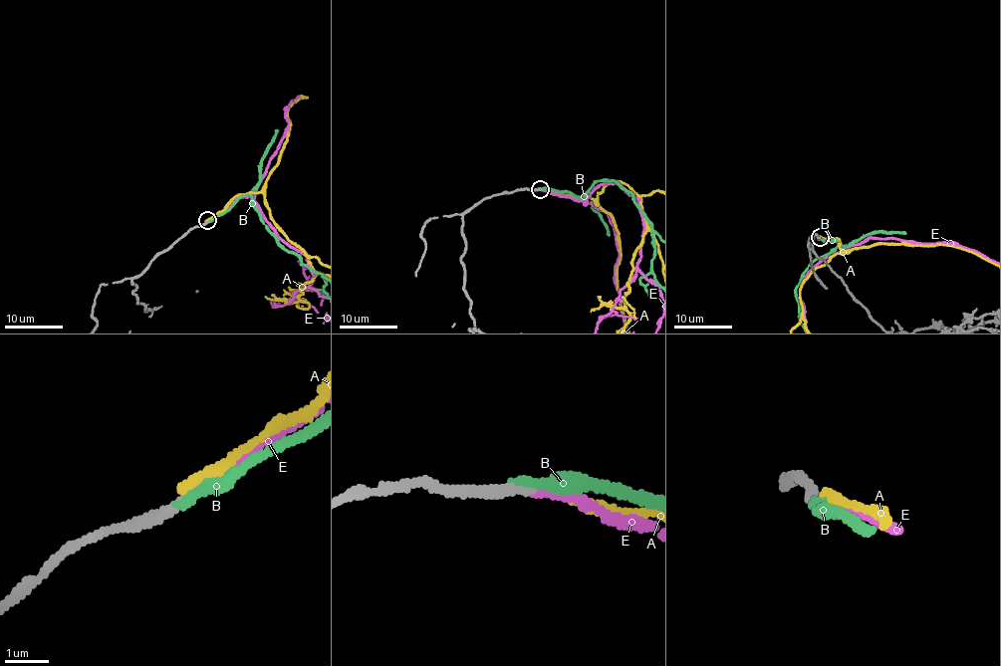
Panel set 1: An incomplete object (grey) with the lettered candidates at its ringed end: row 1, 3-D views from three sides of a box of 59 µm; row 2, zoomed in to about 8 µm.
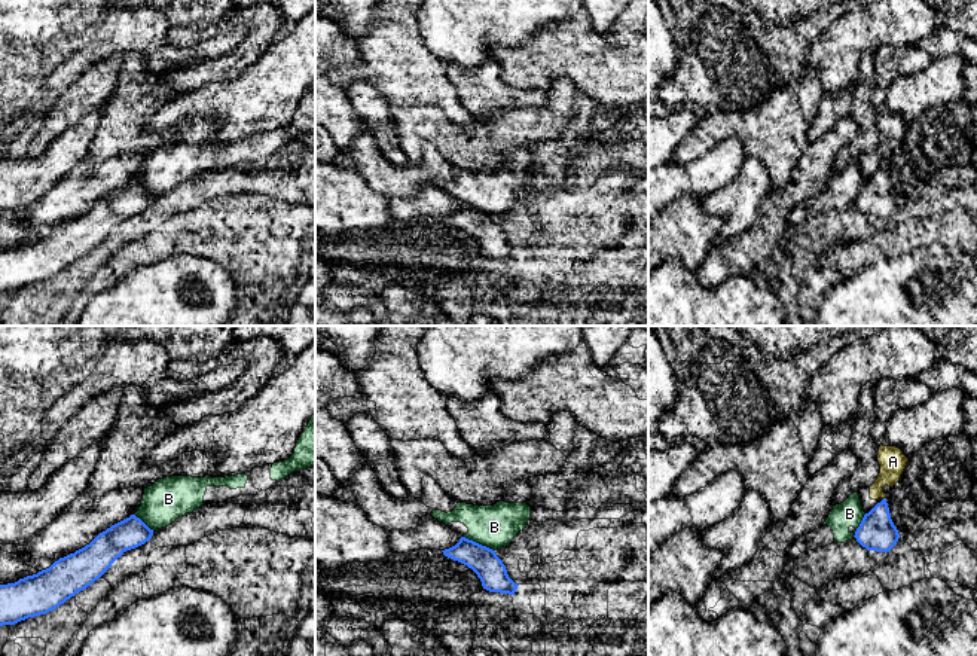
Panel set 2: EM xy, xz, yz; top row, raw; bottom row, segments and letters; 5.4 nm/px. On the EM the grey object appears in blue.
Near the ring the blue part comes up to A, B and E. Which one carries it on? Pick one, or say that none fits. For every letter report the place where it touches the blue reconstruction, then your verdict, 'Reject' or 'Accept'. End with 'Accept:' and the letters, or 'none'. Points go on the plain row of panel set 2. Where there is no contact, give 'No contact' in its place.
A: No contact. Reject
B: Touches blue at xz (478, 210). Reject
E: No contact. Accept
Accept: E

